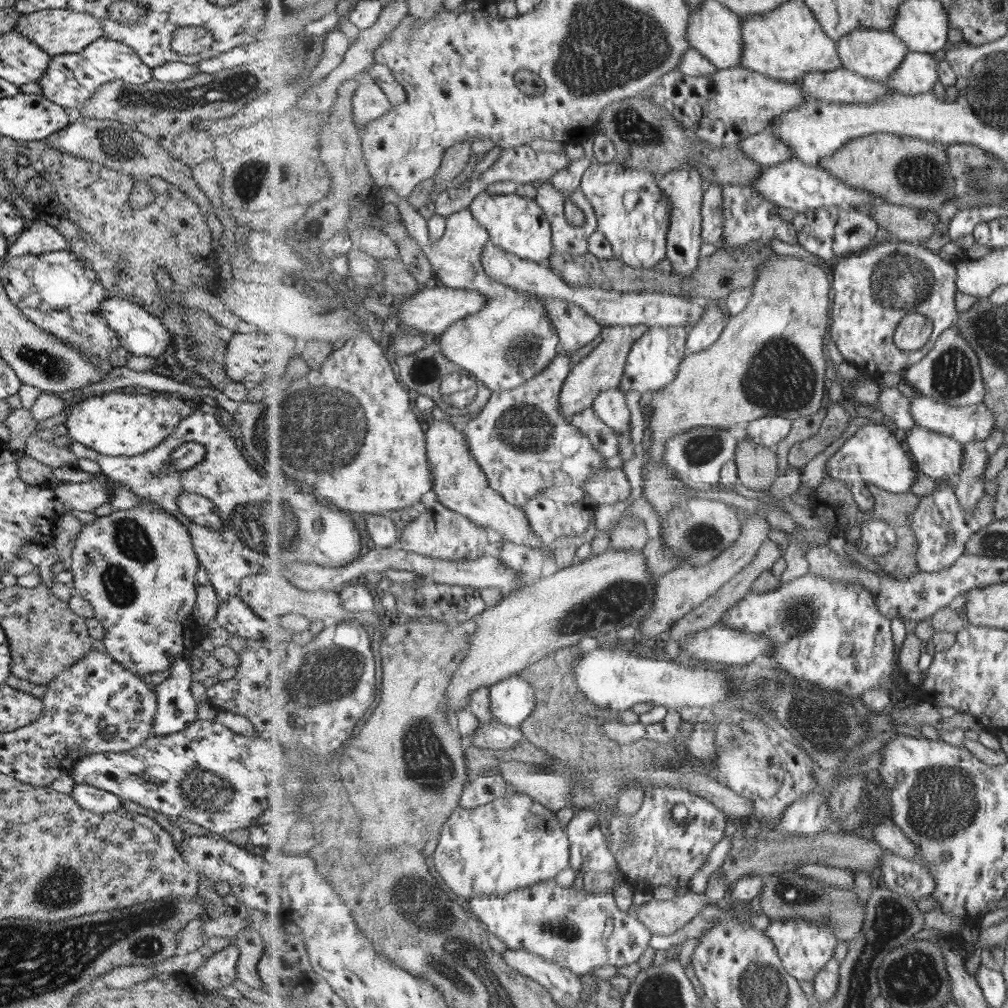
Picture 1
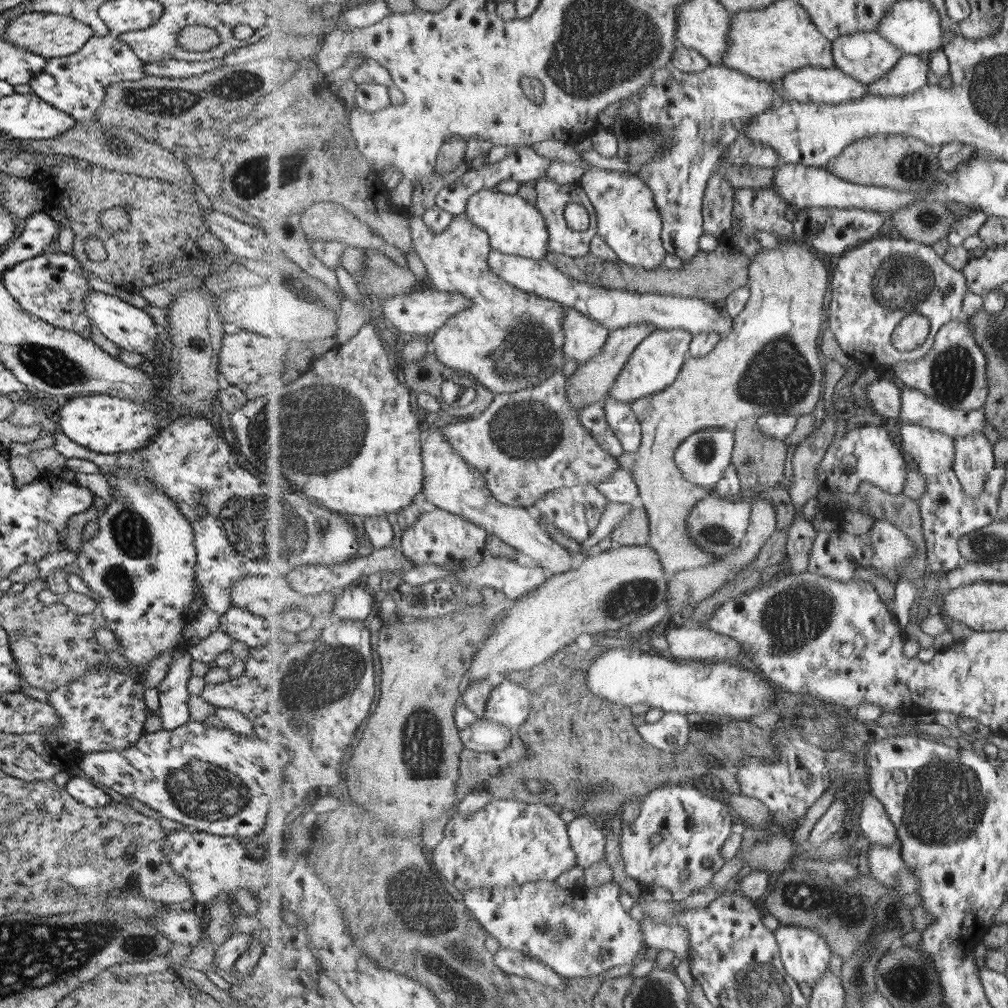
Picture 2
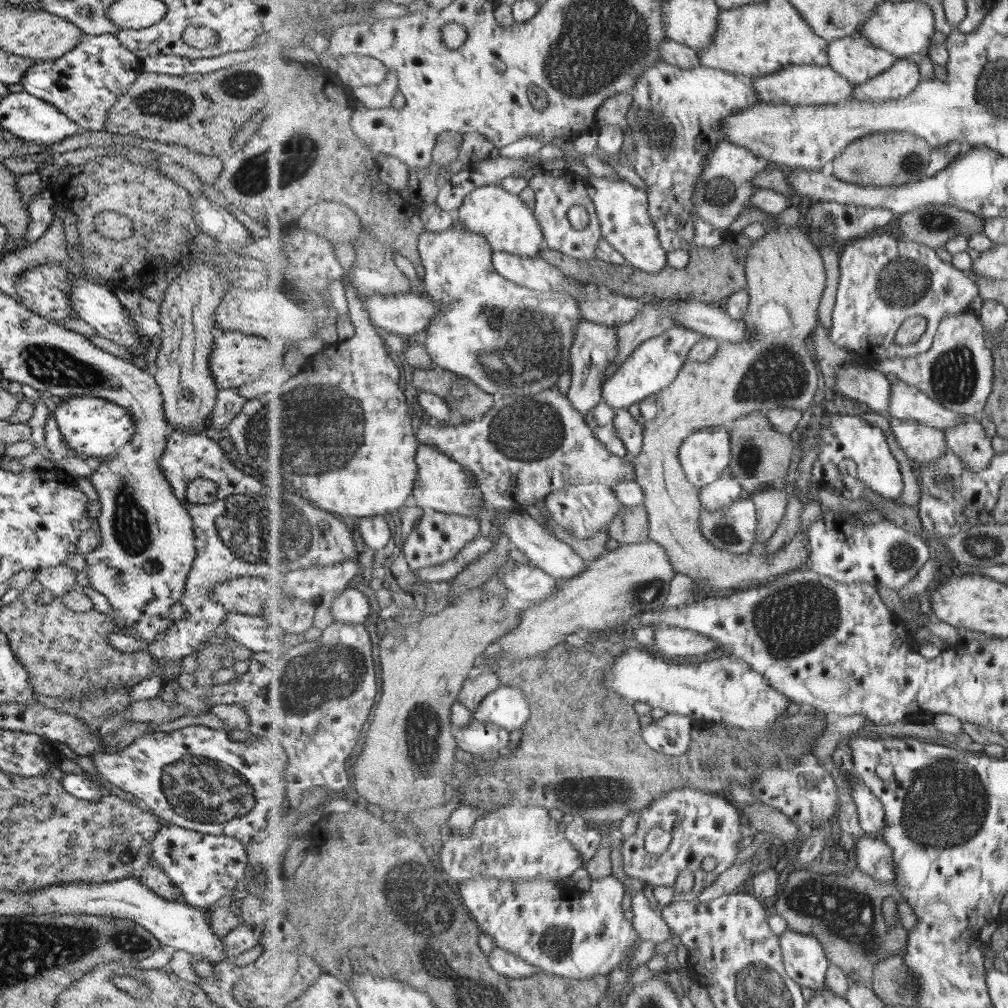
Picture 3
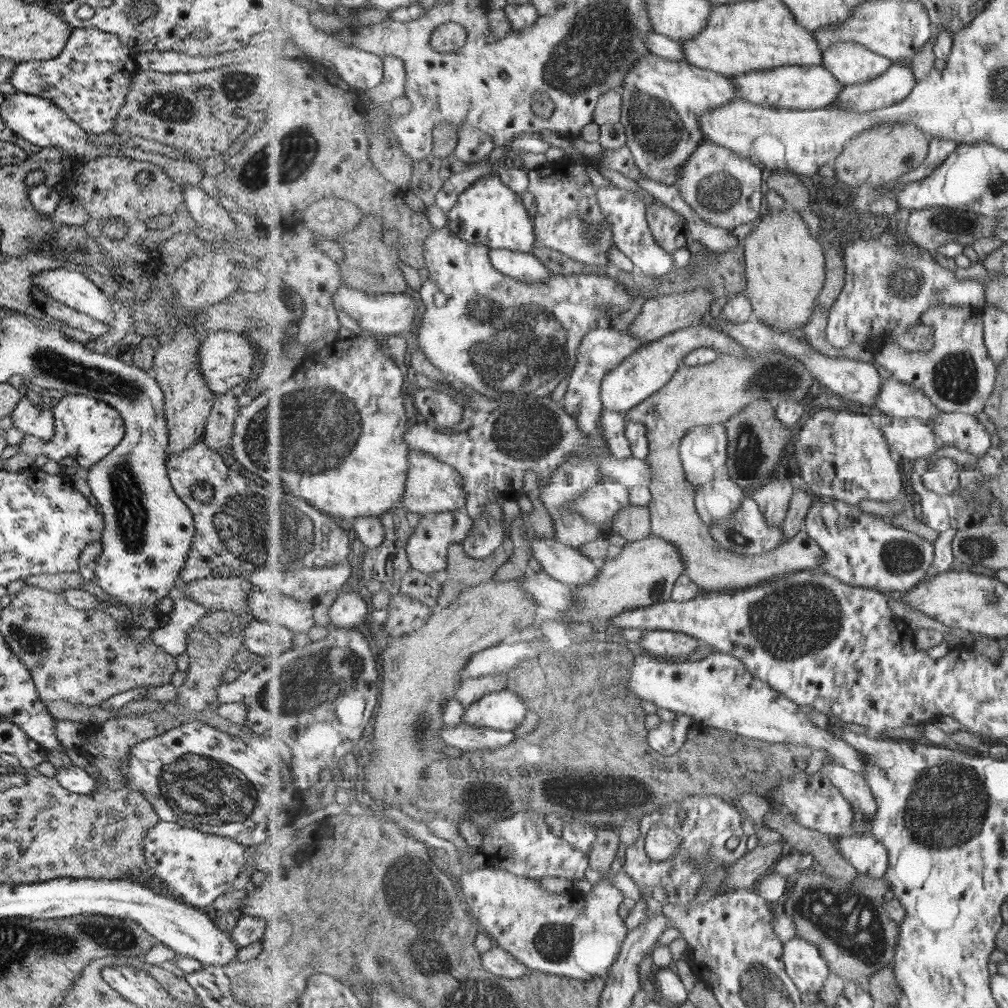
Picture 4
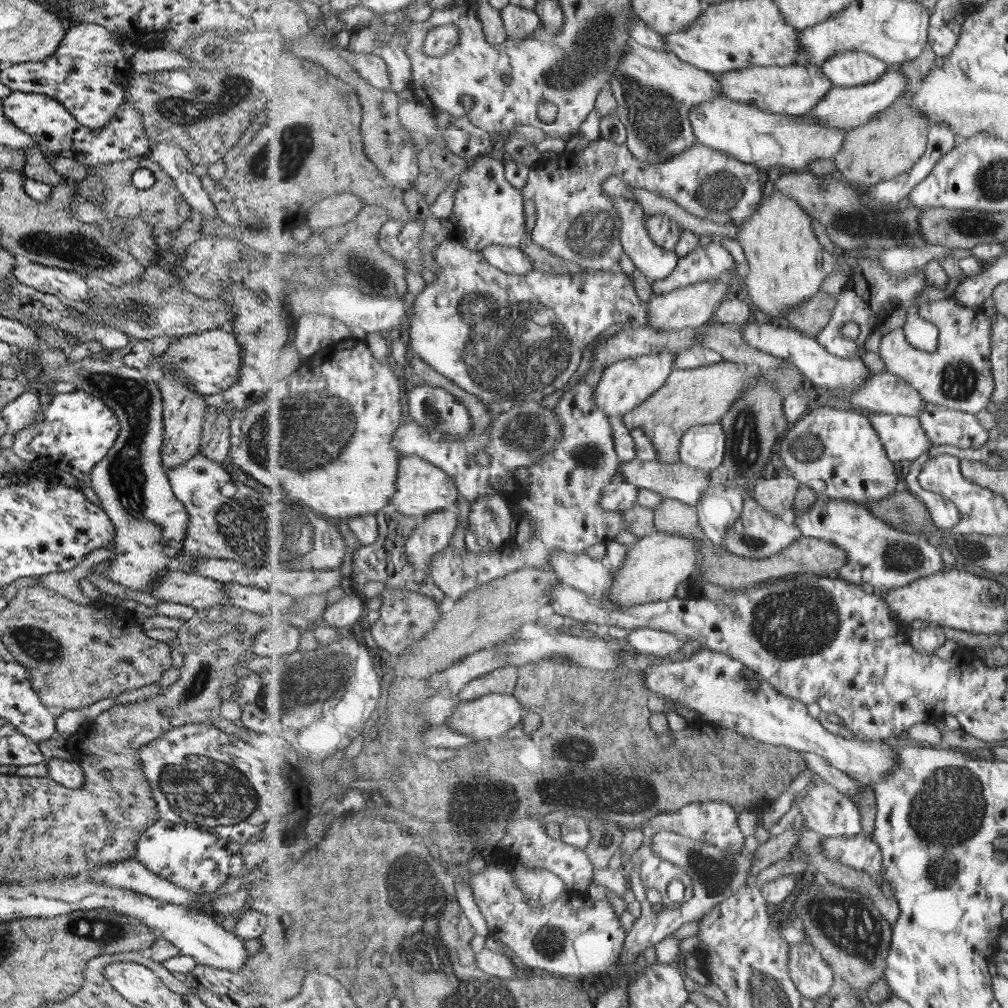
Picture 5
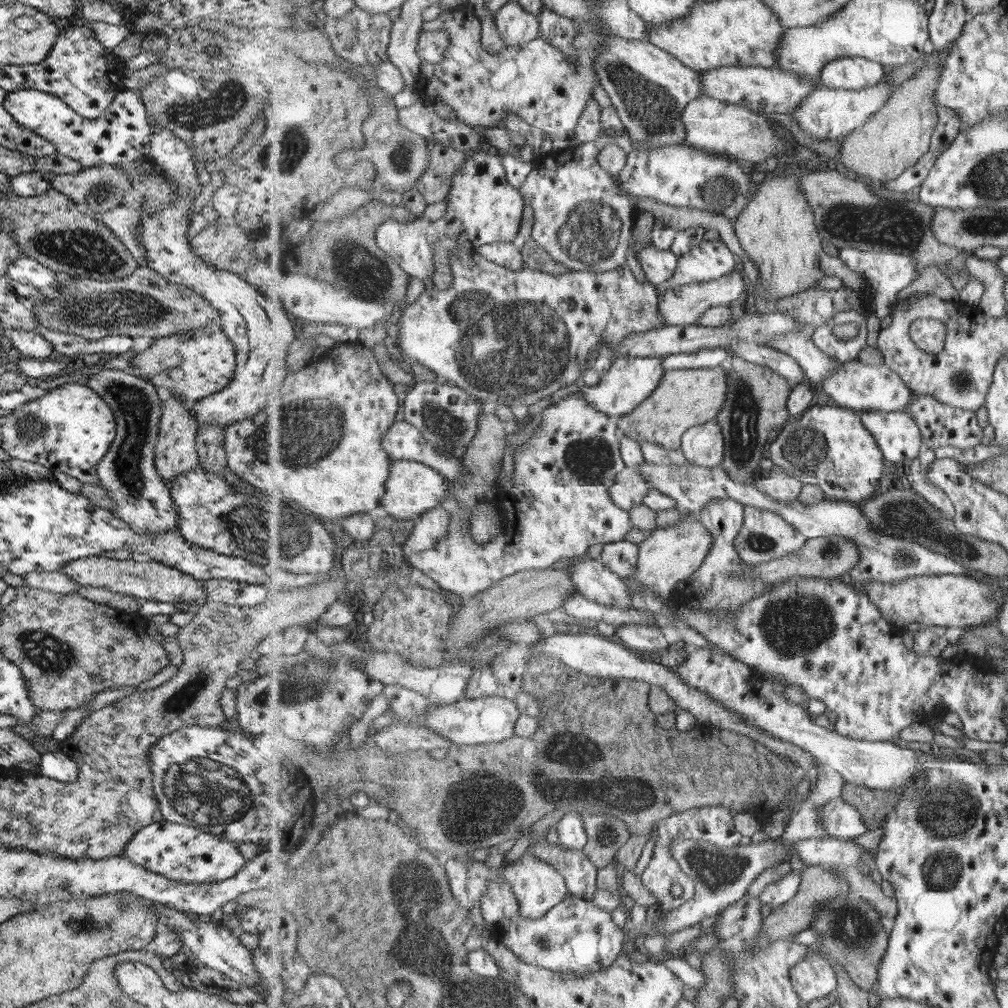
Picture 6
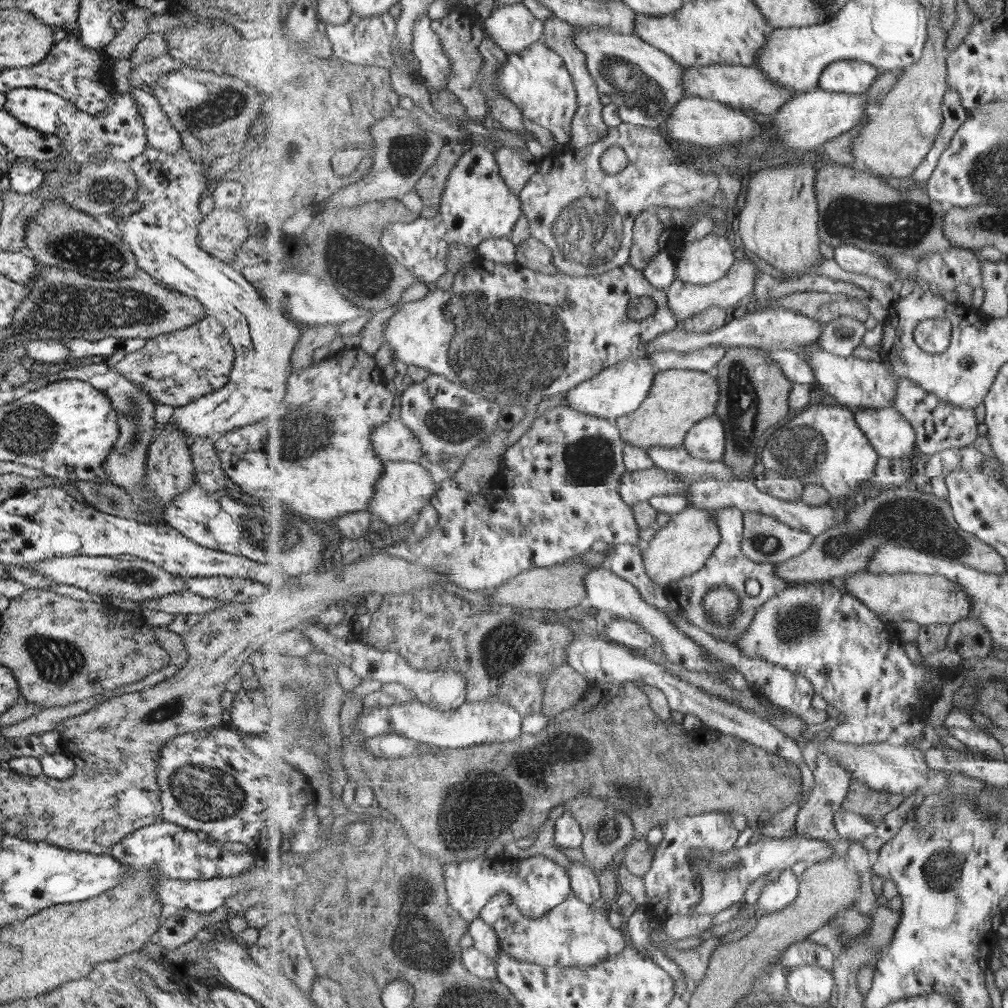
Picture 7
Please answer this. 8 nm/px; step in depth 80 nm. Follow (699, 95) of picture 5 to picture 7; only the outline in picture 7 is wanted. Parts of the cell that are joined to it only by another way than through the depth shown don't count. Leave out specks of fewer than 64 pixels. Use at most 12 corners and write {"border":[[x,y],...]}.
{"border":[[574,25],[623,123],[657,129],[685,96],[684,70],[639,35]]}

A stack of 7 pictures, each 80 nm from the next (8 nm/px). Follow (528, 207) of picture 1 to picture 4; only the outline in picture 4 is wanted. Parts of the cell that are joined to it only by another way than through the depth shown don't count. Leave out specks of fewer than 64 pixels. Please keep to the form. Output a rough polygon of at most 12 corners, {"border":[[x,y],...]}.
{"border":[[502,175],[481,177],[449,214],[452,232],[531,253],[534,220]]}

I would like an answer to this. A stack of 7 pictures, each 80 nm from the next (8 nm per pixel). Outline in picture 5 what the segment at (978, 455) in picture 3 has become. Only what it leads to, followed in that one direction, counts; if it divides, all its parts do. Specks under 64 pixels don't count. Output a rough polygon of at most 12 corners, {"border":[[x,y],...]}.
{"border":[[927,403],[933,446],[980,449],[989,432],[973,414]]}

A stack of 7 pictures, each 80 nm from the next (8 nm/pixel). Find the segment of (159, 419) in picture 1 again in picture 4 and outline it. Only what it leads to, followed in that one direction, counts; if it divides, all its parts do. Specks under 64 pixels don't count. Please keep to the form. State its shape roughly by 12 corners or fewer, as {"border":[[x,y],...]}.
{"border":[[90,396],[49,398],[49,442],[19,450],[89,471],[123,438],[123,419]]}

